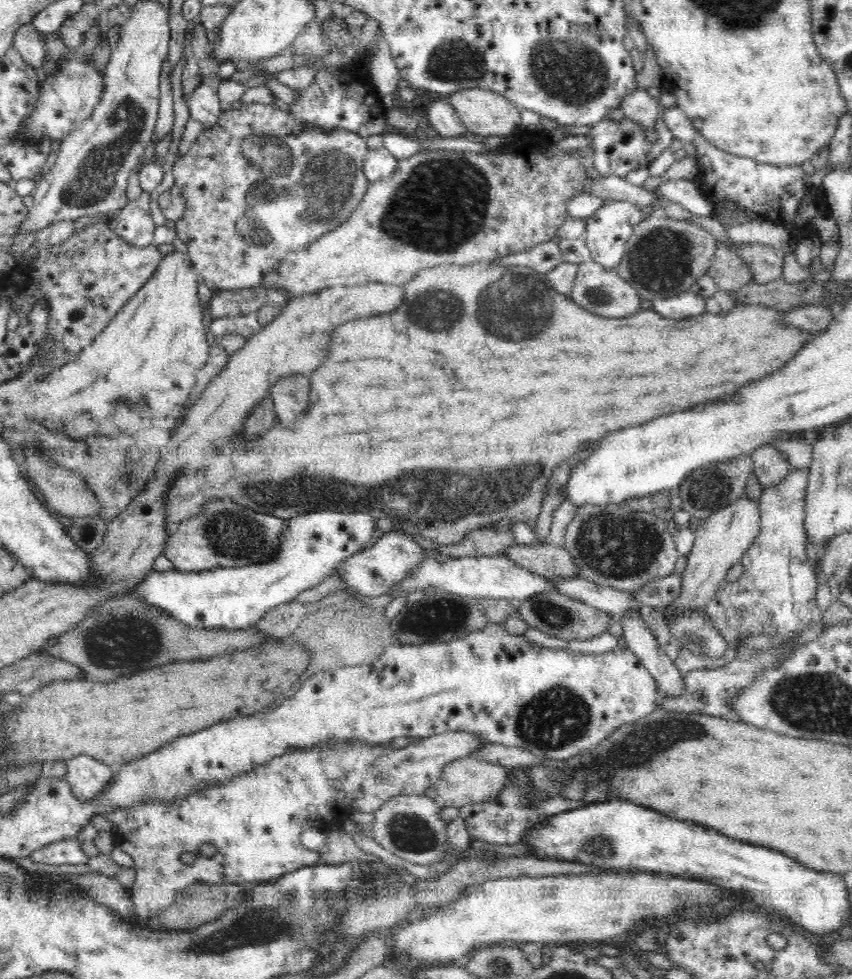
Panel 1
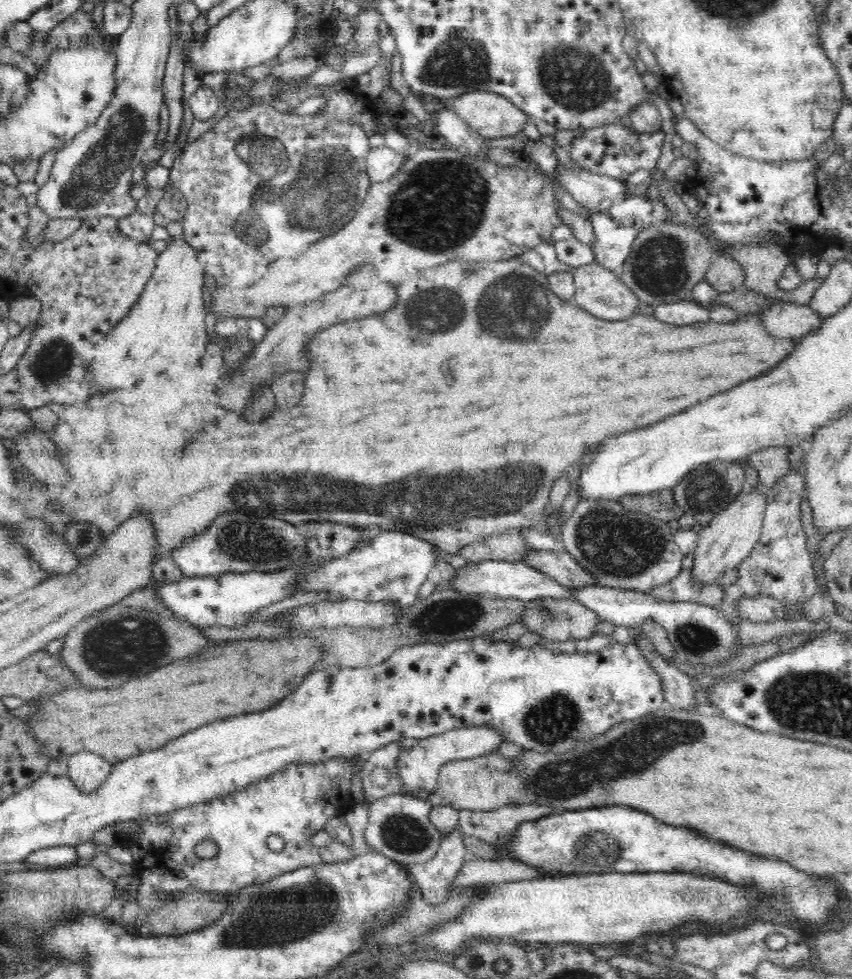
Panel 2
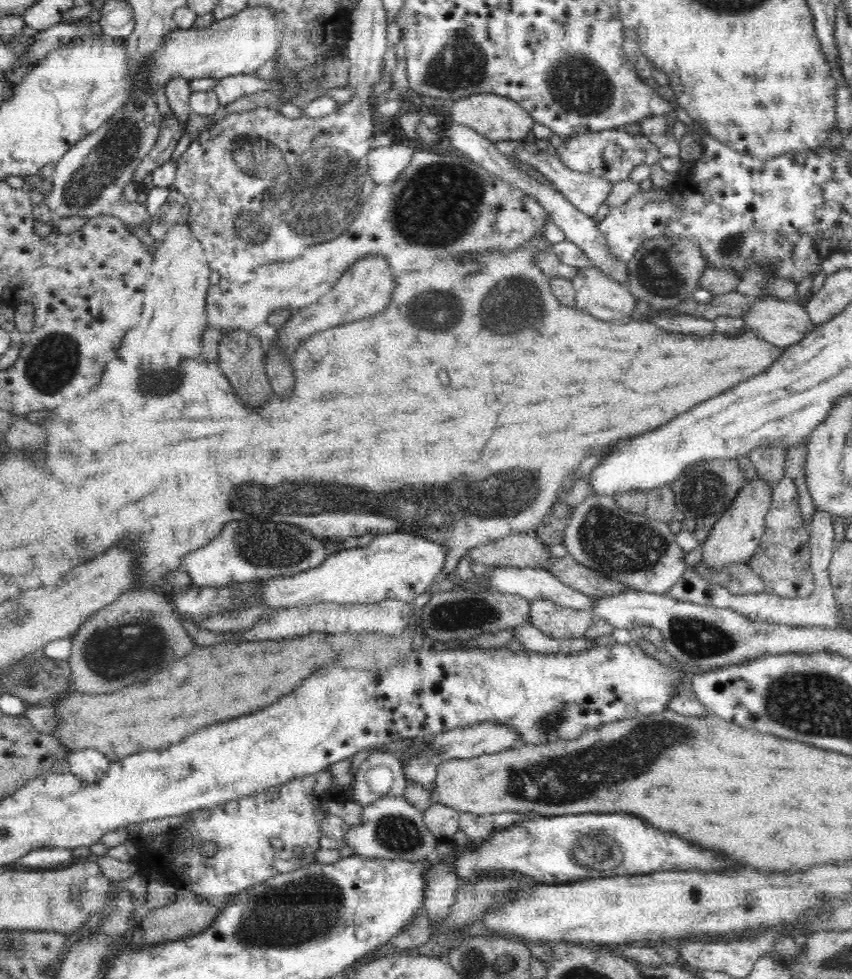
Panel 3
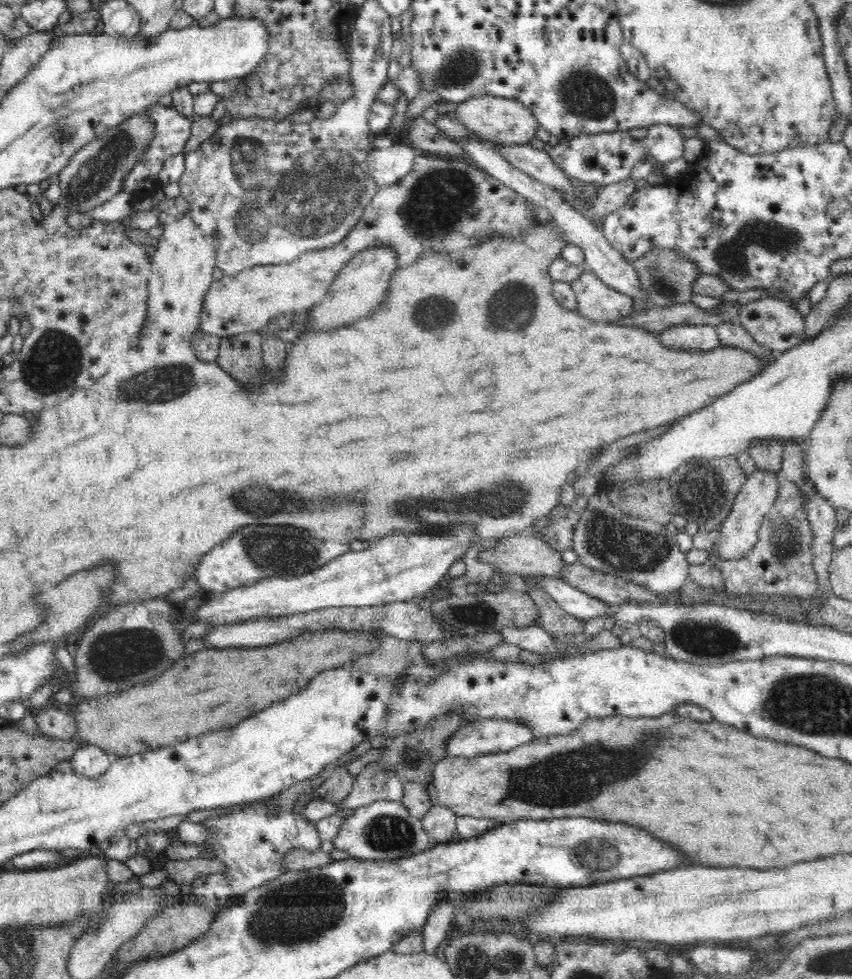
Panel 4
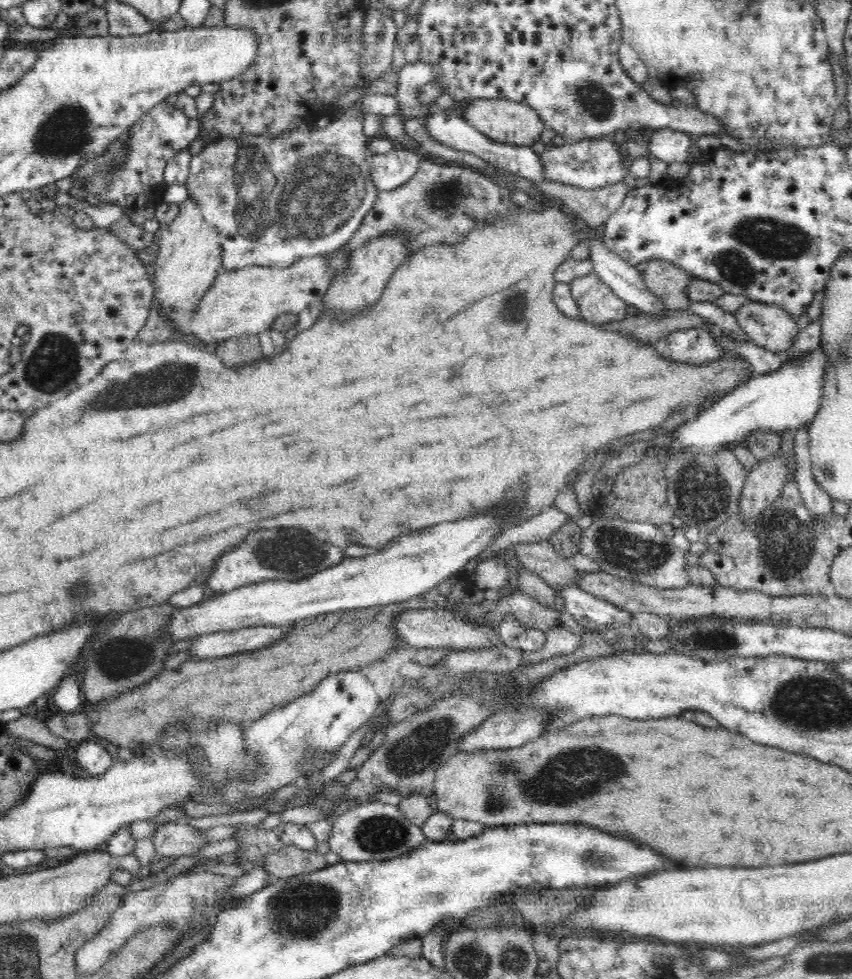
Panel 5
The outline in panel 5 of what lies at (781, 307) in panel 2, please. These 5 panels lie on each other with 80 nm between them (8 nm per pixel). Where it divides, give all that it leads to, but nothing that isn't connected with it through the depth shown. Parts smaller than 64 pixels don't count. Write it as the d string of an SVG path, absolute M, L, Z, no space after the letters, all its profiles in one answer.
M749 300L733 315L750 341L772 352L792 348L801 331L797 320L780 305Z

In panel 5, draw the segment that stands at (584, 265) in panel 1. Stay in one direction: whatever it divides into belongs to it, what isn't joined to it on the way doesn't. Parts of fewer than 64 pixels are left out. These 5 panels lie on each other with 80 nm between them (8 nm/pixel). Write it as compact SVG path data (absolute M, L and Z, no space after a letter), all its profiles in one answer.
M592 272L569 282L571 295L579 308L579 317L595 325L626 318L626 304Z

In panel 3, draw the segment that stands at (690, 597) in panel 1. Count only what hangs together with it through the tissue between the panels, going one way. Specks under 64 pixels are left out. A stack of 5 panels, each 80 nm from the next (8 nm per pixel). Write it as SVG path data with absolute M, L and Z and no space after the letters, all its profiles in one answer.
M762 478L748 481L733 500L730 508L720 516L711 528L708 537L701 544L702 562L710 570L722 571L737 562L747 561L760 546L764 532L764 517L769 512L772 493L776 483L766 482Z

